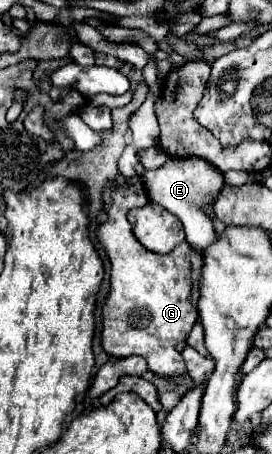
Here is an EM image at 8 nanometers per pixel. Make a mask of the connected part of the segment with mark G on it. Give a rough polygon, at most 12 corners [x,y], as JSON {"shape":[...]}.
{"shape":[[141,178],[111,194],[97,238],[111,262],[101,346],[185,374],[197,322],[191,246],[161,256],[129,230]]}

